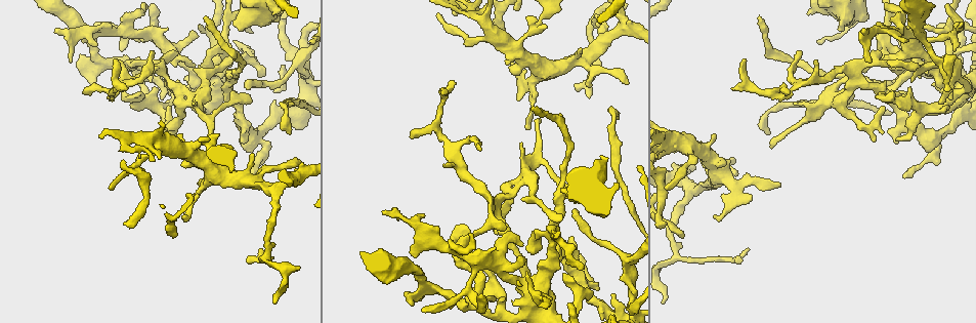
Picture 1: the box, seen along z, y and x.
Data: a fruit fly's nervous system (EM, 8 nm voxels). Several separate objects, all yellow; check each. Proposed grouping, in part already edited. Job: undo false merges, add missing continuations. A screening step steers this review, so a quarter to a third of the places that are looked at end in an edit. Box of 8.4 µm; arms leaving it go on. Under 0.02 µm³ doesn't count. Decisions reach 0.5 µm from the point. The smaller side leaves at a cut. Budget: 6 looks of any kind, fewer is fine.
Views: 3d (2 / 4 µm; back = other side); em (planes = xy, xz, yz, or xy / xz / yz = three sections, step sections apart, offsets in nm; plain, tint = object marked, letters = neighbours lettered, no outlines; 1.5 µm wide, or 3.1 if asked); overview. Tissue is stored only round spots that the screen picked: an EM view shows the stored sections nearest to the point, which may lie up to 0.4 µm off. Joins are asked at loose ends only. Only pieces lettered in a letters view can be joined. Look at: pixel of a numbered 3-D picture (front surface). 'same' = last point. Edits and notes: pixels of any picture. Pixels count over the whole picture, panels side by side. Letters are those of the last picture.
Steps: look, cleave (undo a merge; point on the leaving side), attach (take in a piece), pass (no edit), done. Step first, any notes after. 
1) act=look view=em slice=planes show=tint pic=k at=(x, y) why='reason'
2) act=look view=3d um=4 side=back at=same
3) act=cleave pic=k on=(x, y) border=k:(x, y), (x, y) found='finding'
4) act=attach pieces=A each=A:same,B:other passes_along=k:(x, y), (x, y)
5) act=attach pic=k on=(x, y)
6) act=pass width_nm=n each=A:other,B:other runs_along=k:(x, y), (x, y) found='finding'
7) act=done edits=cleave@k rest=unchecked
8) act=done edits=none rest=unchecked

act=look view=3d um=4 pic=1 at=(242, 30)

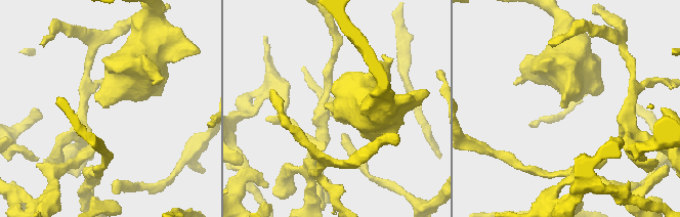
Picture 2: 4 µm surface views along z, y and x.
act=look view=em slice=planes show=letters pic=2 at=(565, 105)

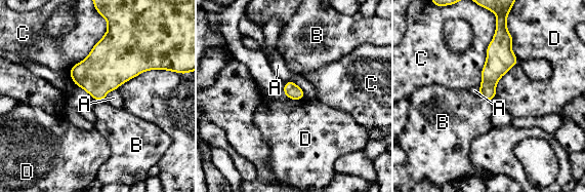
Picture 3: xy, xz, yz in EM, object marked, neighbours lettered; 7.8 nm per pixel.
act=attach pieces=B each=A:other,B:same,C:other,D:other passes_along=3:(494, 69), (485, 99), (458, 116) found='the neuron continues'

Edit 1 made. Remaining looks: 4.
act=look view=overview why='redraw'

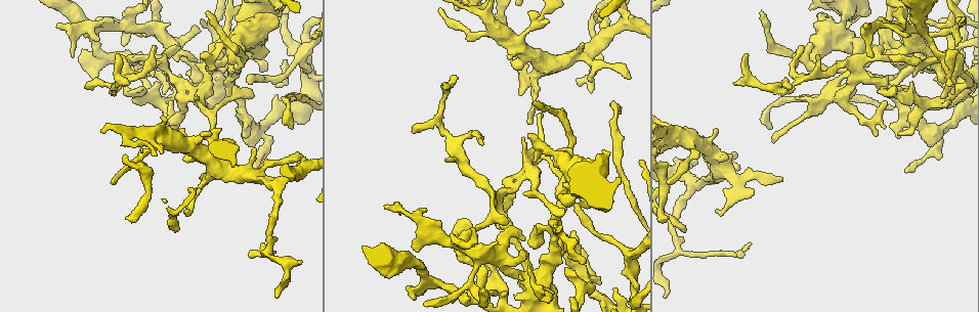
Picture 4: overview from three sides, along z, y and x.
act=look view=em slice=planes show=plain pic=4 at=(534, 102) why='an open end'

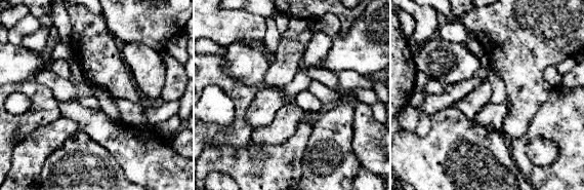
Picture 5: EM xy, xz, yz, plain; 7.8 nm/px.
act=look view=em slice=planes show=letters at=same

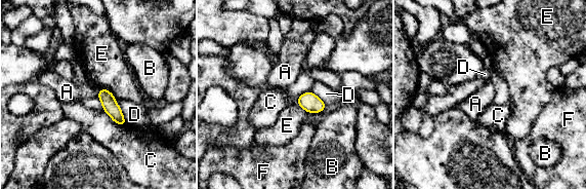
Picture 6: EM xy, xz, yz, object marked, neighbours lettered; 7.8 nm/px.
act=pass each=A:other,B:other,C:other,D:other,E:other,F:other border=6:(100, 87), (96, 97) found='no lettered piece goes on from it'

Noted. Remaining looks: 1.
act=done edits=attach@3 rest=unchecked

